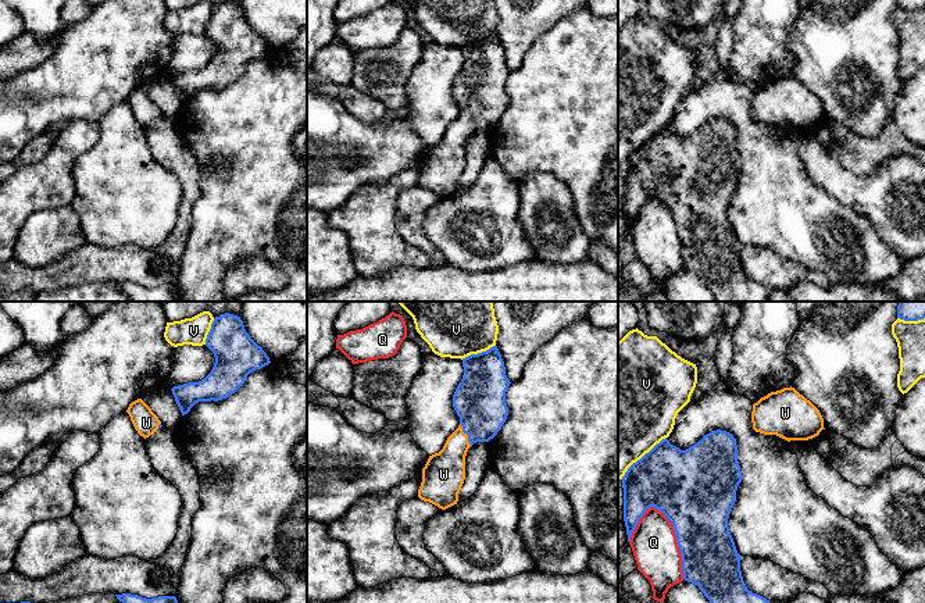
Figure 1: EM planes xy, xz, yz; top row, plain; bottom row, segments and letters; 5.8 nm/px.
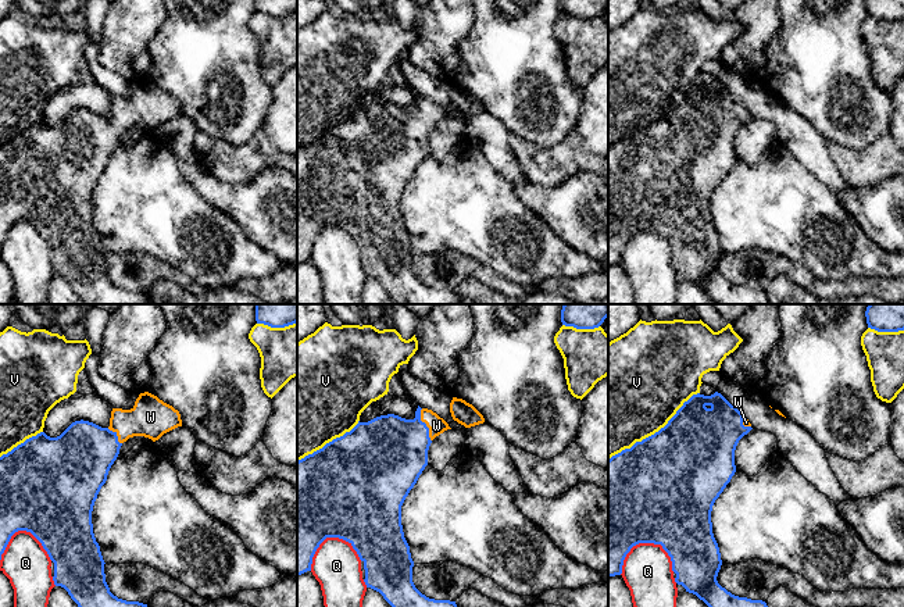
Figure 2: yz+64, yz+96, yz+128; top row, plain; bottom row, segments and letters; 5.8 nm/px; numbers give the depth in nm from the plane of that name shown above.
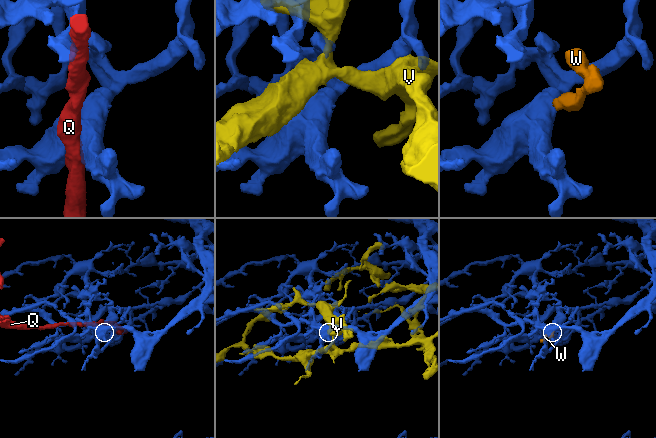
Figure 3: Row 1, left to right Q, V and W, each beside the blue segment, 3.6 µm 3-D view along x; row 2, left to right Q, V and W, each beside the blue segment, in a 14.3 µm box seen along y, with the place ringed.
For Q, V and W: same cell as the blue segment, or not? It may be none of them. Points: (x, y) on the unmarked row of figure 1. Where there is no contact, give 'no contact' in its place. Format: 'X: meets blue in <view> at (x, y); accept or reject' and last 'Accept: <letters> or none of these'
Q: meets blue in yz at (677, 229); reject
V: meets blue in yz at (643, 145); reject
W: meets blue in xz at (465, 121); accept
Accept: W

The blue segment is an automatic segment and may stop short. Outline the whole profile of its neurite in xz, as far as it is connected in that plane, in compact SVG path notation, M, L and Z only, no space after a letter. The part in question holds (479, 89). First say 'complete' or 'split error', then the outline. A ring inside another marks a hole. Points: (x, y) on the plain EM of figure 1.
split error; M497 35L462 47L464 64L453 83L453 96L460 106L458 117L447 126L439 142L429 144L422 157L422 171L418 186L446 199L458 190L458 182L465 168L465 144L476 131L489 131L501 118L508 104L506 81L510 68Z

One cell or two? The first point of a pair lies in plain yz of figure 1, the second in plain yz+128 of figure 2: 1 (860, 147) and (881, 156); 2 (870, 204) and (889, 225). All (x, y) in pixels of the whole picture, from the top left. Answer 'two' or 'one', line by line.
1: one
2: one

